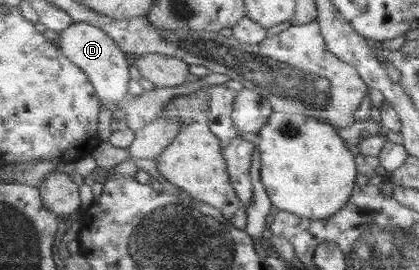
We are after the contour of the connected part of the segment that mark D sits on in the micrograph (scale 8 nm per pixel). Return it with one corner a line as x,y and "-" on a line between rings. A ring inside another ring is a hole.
77,21
59,33
59,40
60,50
72,60
76,69
84,71
94,84
99,101
112,112
116,107
122,107
122,103
130,96
127,84
131,80
131,74
129,74
126,54
122,52
115,40
101,28

